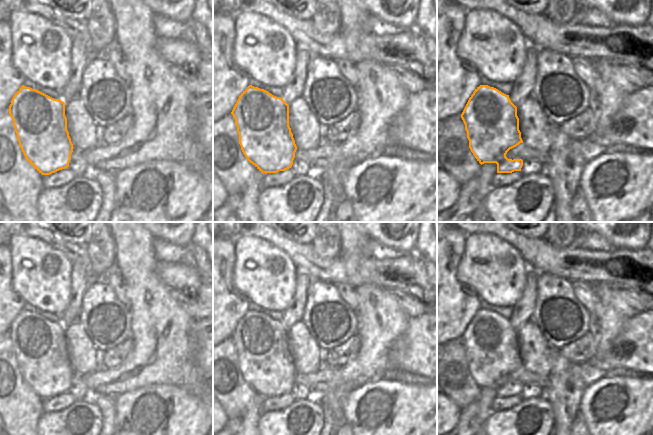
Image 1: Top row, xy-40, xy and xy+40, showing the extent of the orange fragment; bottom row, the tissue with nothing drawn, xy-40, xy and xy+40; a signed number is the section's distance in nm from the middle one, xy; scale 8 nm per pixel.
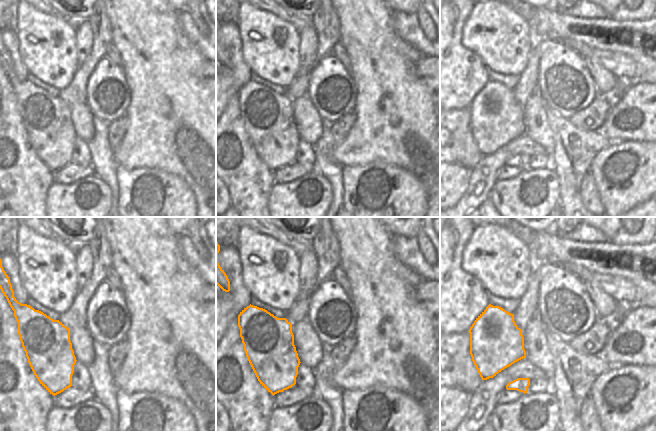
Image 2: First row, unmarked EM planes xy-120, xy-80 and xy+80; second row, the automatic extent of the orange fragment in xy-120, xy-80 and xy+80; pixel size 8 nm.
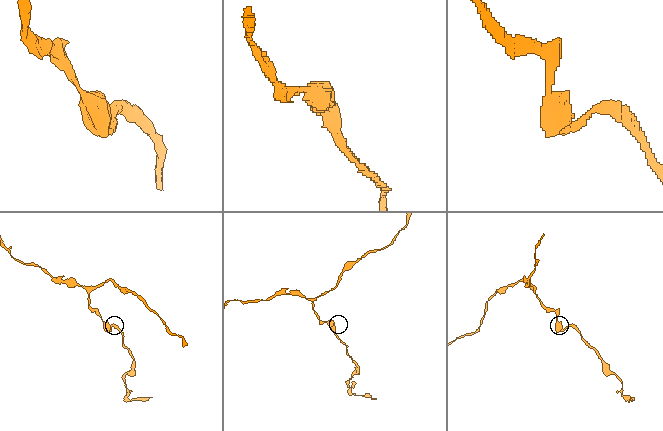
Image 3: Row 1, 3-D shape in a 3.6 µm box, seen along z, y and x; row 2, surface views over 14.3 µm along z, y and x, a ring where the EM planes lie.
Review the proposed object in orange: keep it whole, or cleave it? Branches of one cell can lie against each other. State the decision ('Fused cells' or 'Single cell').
Fused cells.

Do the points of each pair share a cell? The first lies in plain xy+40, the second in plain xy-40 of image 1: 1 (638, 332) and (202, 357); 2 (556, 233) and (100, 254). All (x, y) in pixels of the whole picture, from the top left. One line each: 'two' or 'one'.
1: one
2: one

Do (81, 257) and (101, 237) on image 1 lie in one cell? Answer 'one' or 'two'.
two

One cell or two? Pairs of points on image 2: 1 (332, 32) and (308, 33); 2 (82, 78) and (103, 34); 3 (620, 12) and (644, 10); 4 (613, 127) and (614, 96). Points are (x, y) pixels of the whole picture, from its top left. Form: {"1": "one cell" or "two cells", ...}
{"1": "two cells", "2": "one cell", "3": "one cell", "4": "two cells"}

